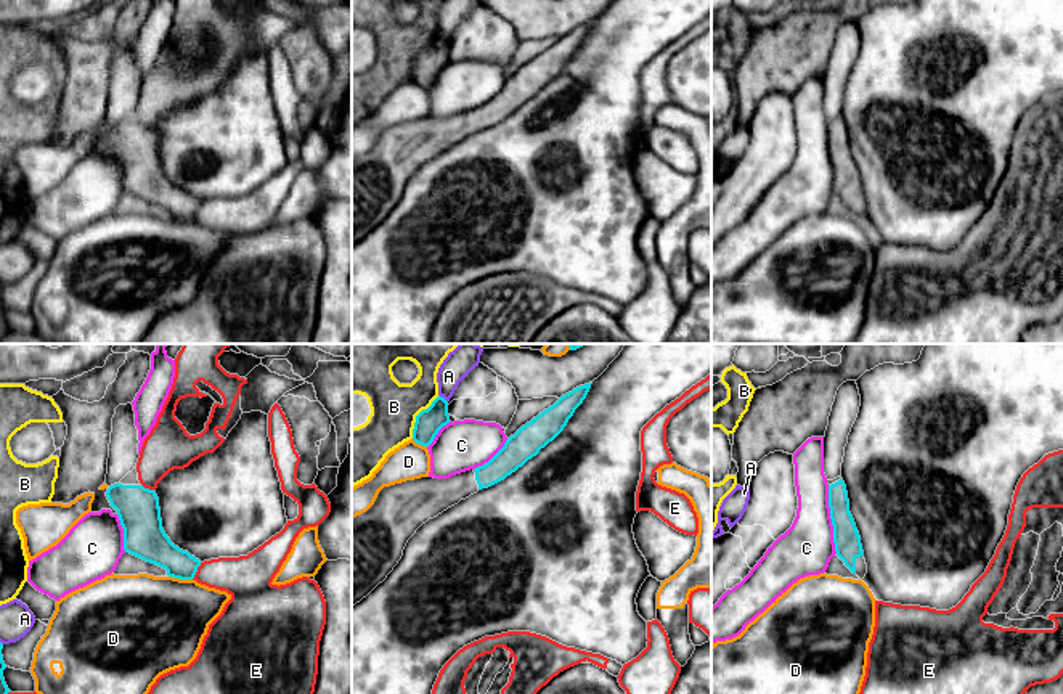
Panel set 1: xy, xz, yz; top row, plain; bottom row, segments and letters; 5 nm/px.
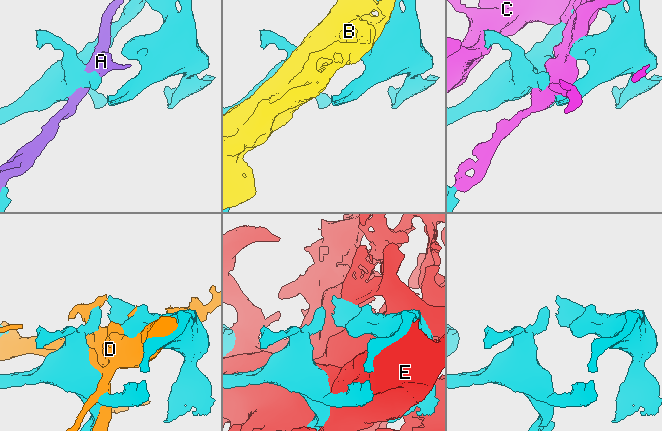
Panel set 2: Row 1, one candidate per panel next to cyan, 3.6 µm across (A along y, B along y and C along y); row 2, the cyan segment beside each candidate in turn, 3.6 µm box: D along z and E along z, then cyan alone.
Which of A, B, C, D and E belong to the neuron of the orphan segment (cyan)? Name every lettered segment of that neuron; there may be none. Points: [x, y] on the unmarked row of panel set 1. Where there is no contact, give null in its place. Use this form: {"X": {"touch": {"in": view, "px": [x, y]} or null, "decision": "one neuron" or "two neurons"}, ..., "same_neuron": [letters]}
{"A": {"touch": {"in": "xz", "px": [443, 39]}, "decision": "two neurons"}, "B": {"touch": {"in": "xz", "px": [416, 57]}, "decision": "two neurons"}, "C": {"touch": {"in": "yz", "px": [830, 158]}, "decision": "two neurons"}, "D": {"touch": {"in": "xy", "px": [180, 219]}, "decision": "two neurons"}, "E": {"touch": {"in": "xy", "px": [196, 211]}, "decision": "two neurons"}, "same_neuron": []}

